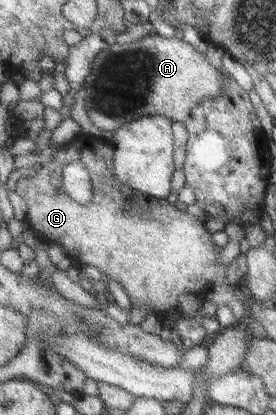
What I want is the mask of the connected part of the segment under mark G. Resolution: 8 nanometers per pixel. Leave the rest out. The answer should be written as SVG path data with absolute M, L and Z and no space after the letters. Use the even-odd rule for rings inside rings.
M78 133L70 143L59 146L54 160L40 166L31 176L24 176L16 183L16 192L25 200L27 213L25 221L47 242L59 243L74 260L96 267L106 277L119 281L129 293L134 306L153 307L152 312L160 315L164 311L175 310L176 303L184 293L208 291L210 283L241 284L247 272L247 254L242 252L233 263L221 263L221 247L212 241L212 233L206 229L204 219L180 210L166 199L152 197L136 191L115 178L112 167L115 161L115 146L109 137L96 137L88 133ZM80 159L91 173L94 193L88 203L74 201L64 189L63 169L72 161Z

